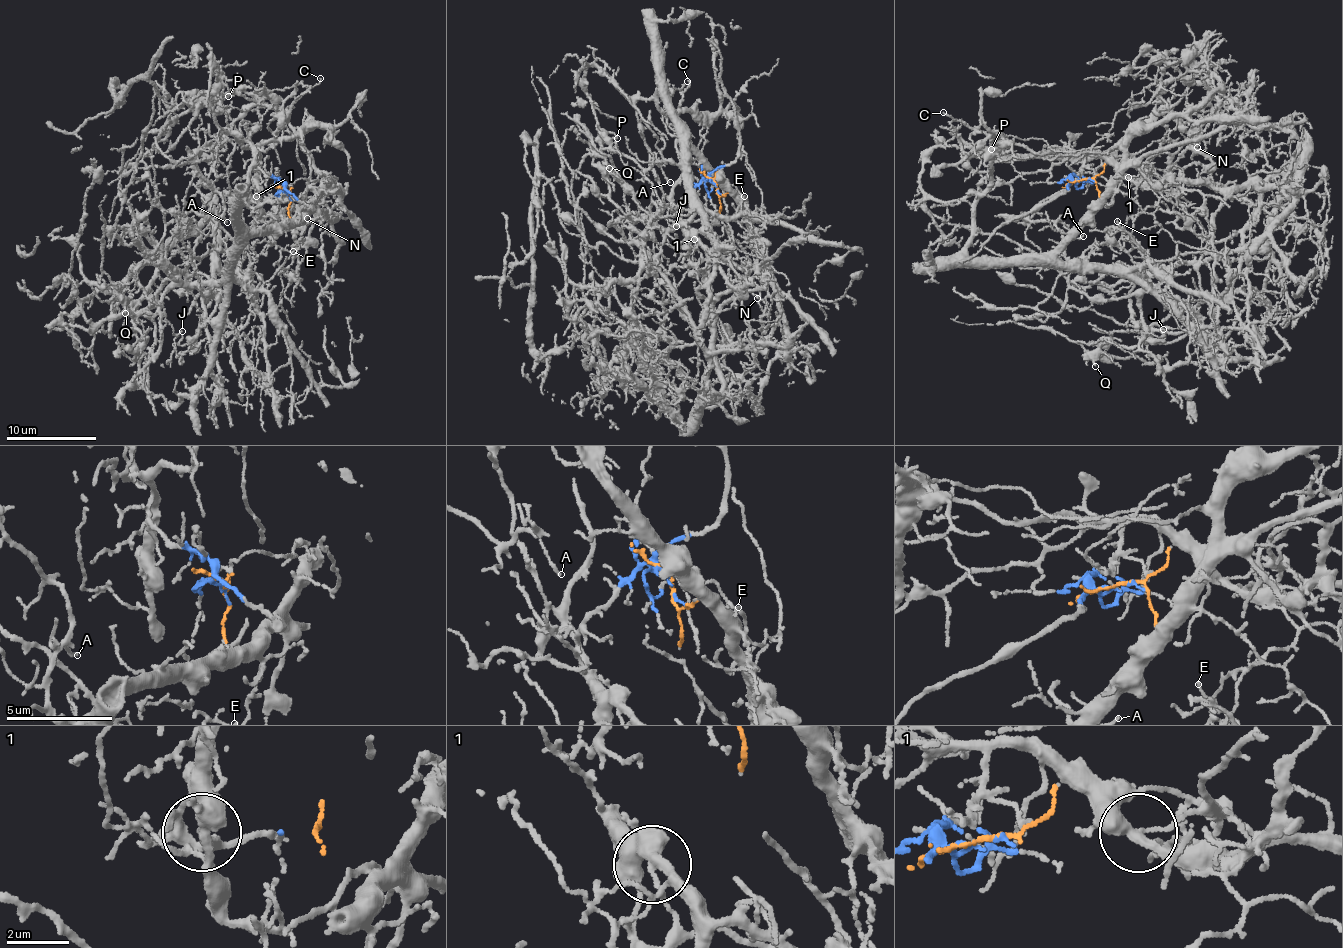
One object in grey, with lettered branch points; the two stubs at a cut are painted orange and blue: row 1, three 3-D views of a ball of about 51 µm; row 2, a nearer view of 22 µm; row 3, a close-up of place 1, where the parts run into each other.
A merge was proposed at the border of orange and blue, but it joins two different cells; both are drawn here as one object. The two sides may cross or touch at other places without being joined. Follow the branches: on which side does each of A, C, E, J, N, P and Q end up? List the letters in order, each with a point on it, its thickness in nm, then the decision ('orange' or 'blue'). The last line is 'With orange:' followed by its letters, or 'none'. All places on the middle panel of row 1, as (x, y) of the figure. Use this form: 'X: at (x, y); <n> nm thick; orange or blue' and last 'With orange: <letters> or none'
A: at (670, 182); 110 nm thick; orange
C: at (687, 81); 110 nm thick; blue
E: at (744, 196); 110 nm thick; orange
J: at (676, 226); 120 nm thick; orange
N: at (757, 298); 80 nm thick; blue
P: at (617, 138); 110 nm thick; orange
Q: at (609, 168); 140 nm thick; orange
With orange: A, E, J, P, Q

